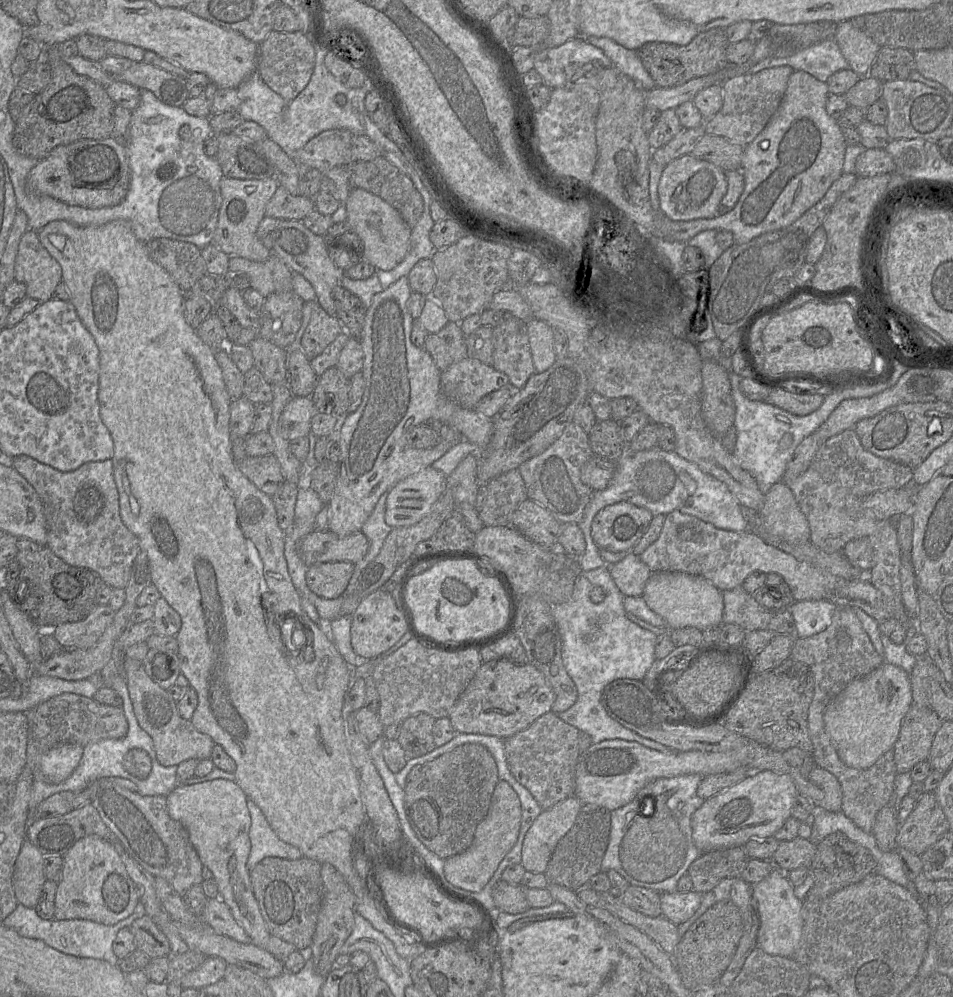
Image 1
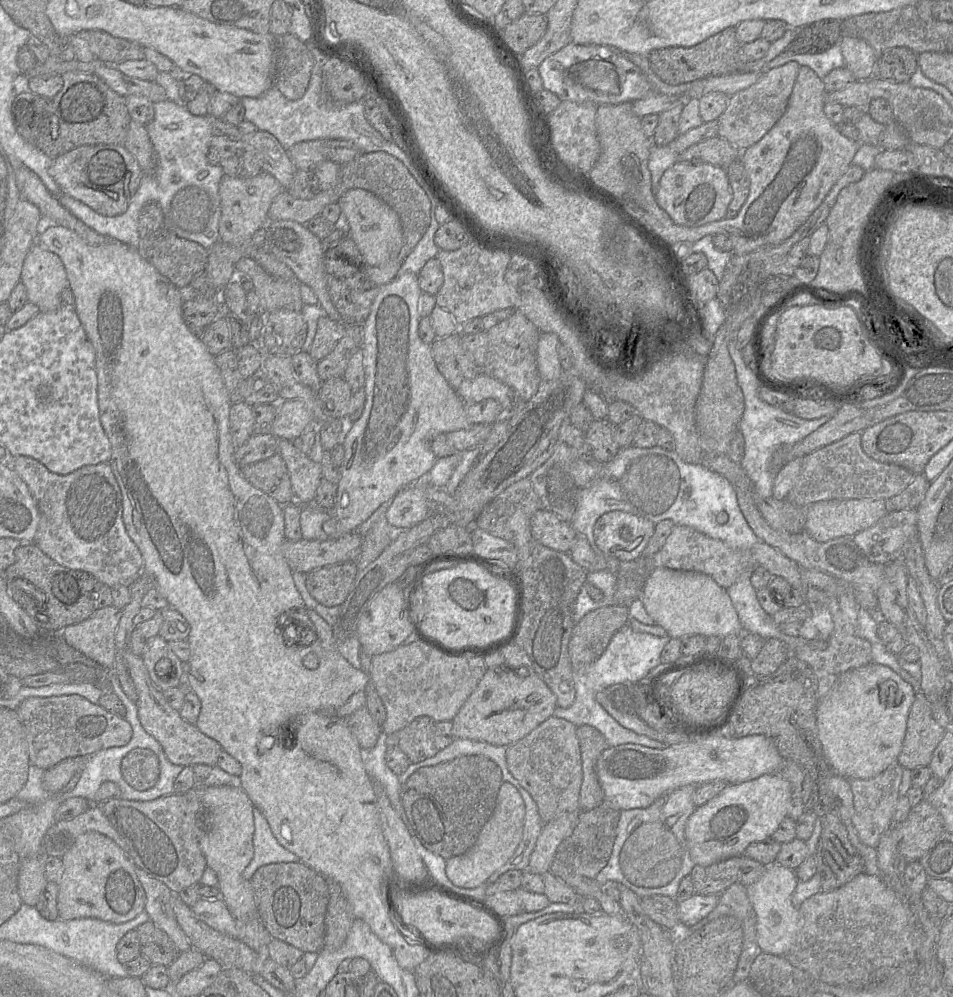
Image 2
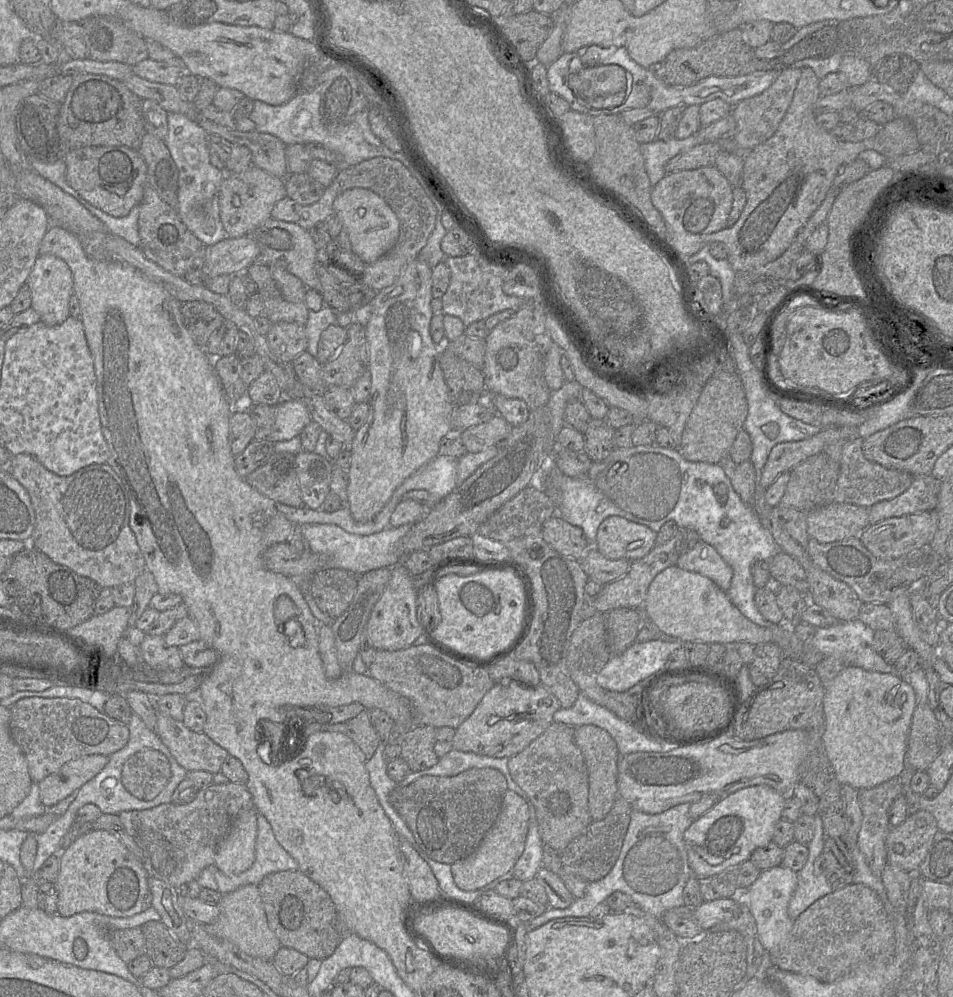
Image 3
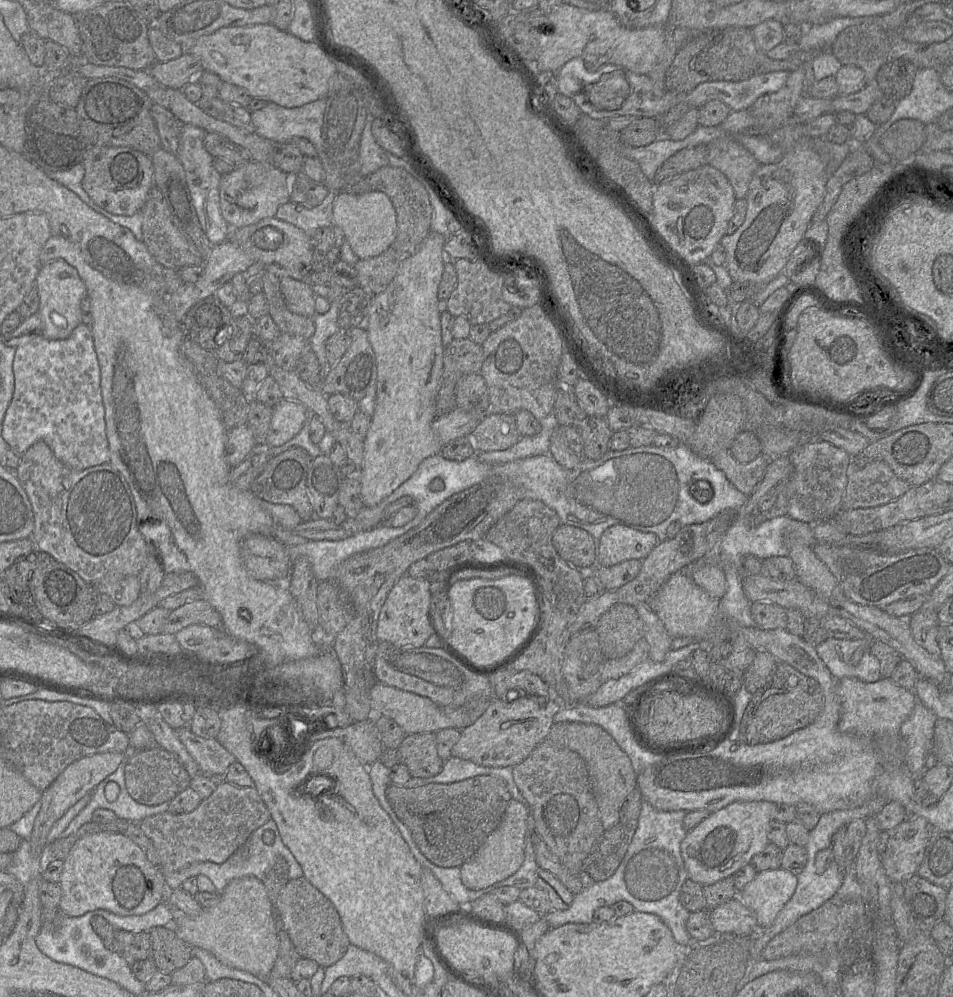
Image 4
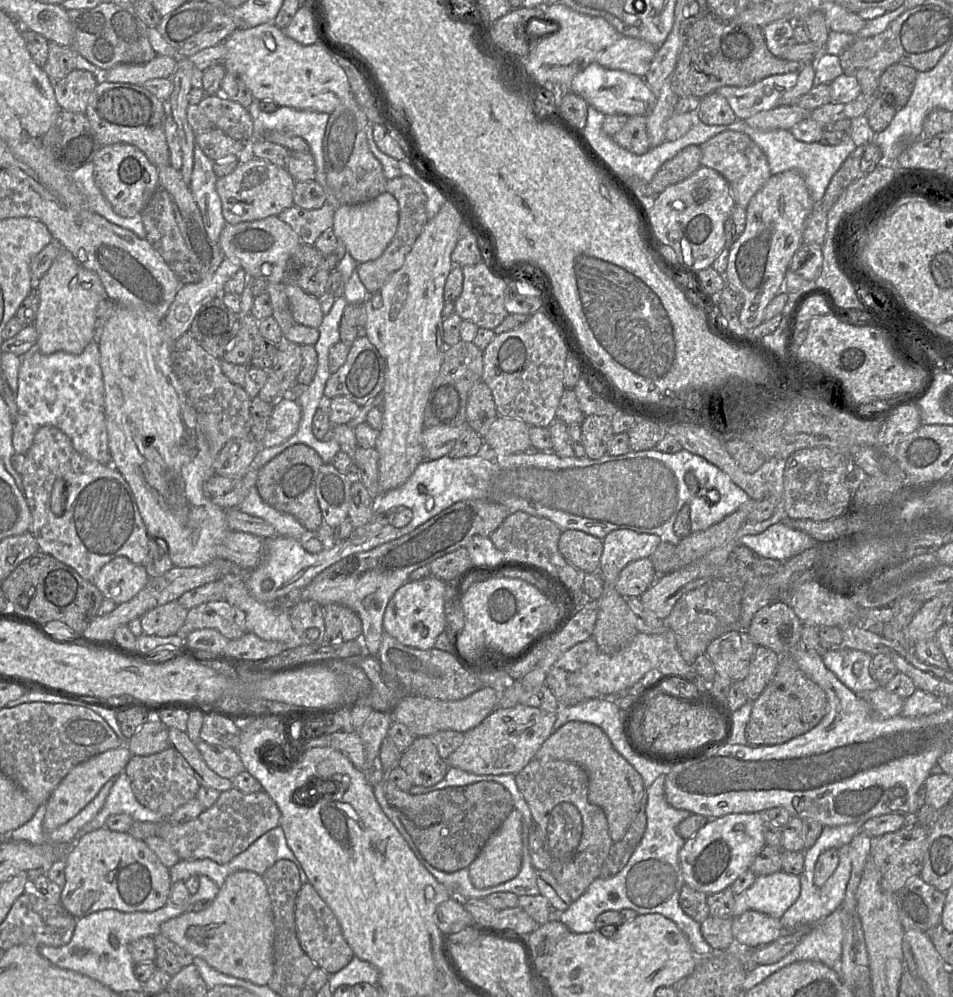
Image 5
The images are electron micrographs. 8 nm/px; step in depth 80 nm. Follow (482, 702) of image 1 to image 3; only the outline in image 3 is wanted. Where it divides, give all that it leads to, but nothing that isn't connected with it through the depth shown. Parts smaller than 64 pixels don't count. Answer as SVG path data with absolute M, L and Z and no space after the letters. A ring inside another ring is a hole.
M516 680L495 683L473 713L456 729L453 749L495 758L510 758L524 750L539 737L554 722L553 715L560 708L561 705L556 696L542 684L528 686Z

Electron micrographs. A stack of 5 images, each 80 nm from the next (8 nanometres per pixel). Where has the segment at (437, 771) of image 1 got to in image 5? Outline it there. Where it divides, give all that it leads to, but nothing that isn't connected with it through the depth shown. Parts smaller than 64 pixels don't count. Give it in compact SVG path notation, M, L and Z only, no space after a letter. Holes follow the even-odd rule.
M386 774L385 796L424 859L447 873L468 868L515 808L510 792L494 781L411 794L388 781Z

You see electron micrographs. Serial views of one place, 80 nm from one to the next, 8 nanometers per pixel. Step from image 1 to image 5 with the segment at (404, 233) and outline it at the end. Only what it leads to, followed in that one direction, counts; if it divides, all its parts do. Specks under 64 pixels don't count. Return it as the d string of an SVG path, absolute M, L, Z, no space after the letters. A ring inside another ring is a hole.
M386 191L364 203L339 206L334 212L332 229L351 256L358 263L364 263L375 260L384 253L396 234L398 224L398 201Z

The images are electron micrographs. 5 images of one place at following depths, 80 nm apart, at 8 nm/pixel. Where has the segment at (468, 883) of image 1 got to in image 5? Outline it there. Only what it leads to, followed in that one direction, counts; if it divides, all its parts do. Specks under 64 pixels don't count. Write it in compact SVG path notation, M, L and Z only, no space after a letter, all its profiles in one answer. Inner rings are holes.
M514 808L502 825L492 834L475 860L469 865L469 878L477 889L485 889L512 880L522 863L522 817Z

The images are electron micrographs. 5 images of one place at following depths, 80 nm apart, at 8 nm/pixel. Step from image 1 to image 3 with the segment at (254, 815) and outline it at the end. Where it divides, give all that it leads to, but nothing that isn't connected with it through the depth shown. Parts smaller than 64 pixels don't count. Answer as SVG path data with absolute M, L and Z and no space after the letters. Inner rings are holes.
M257 814L258 833L255 843L255 860L246 871L226 875L214 865L208 866L214 874L218 891L224 895L249 884L258 885L268 874L299 870L298 862L278 843L268 820Z

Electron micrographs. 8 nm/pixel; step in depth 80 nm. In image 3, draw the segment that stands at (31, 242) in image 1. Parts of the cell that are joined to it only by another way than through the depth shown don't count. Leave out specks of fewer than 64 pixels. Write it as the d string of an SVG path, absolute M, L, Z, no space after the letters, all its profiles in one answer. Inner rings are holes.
M40 254L26 285L31 291L31 307L45 325L60 325L70 316L69 300L74 293L73 276L64 260L54 255Z

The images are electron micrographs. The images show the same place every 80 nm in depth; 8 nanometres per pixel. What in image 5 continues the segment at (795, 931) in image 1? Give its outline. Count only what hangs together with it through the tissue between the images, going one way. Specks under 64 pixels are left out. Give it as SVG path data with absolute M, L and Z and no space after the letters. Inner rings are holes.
M779 871L758 876L744 892L735 895L732 917L754 910L780 919L799 897L800 878L797 875Z

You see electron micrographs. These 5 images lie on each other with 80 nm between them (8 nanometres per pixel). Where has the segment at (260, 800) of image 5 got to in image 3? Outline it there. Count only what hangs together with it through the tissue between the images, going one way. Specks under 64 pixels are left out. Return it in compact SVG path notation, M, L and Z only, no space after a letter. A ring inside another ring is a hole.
M229 782L211 784L198 790L196 798L188 804L178 805L171 802L151 809L121 812L118 817L124 830L141 849L141 862L149 877L179 889L183 884L197 880L205 868L214 865L217 847L228 834L234 819L253 809L254 801L246 785Z

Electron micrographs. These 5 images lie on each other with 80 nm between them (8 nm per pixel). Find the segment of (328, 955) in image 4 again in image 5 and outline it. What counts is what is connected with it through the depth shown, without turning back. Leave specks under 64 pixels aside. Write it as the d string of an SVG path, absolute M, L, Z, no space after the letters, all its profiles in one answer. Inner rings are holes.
M303 883L295 901L295 923L297 937L302 950L315 965L328 974L334 974L354 957L354 952L345 940L341 927L329 906L310 883Z

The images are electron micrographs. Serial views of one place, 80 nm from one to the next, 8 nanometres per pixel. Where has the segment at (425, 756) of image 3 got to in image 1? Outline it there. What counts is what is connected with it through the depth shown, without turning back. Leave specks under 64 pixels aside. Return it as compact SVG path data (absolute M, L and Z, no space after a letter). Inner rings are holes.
M420 712L400 723L398 742L405 751L407 759L417 758L436 748L433 738L435 721L431 715Z

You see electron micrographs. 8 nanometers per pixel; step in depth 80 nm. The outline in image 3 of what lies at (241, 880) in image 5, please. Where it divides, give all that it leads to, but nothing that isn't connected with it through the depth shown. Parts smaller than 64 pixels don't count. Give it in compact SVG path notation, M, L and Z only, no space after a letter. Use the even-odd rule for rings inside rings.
M258 885L241 886L224 894L217 905L219 916L213 923L205 924L206 931L231 942L238 949L252 957L272 961L282 944L268 925Z

